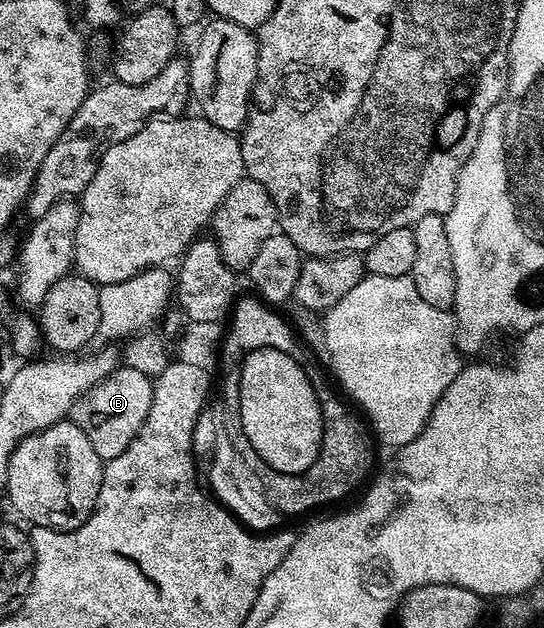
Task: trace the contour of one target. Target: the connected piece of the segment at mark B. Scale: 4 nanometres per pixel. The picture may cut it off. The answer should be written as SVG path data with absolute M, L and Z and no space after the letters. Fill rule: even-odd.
M118 366L102 383L97 383L87 393L83 393L69 410L68 418L83 433L87 433L87 441L91 441L95 453L99 453L102 461L119 457L131 441L143 429L143 421L147 421L147 413L151 411L154 380L150 376L139 373L134 367Z

